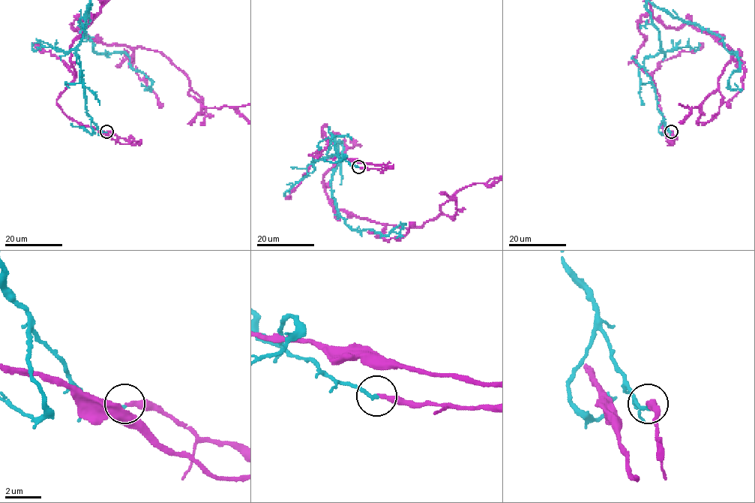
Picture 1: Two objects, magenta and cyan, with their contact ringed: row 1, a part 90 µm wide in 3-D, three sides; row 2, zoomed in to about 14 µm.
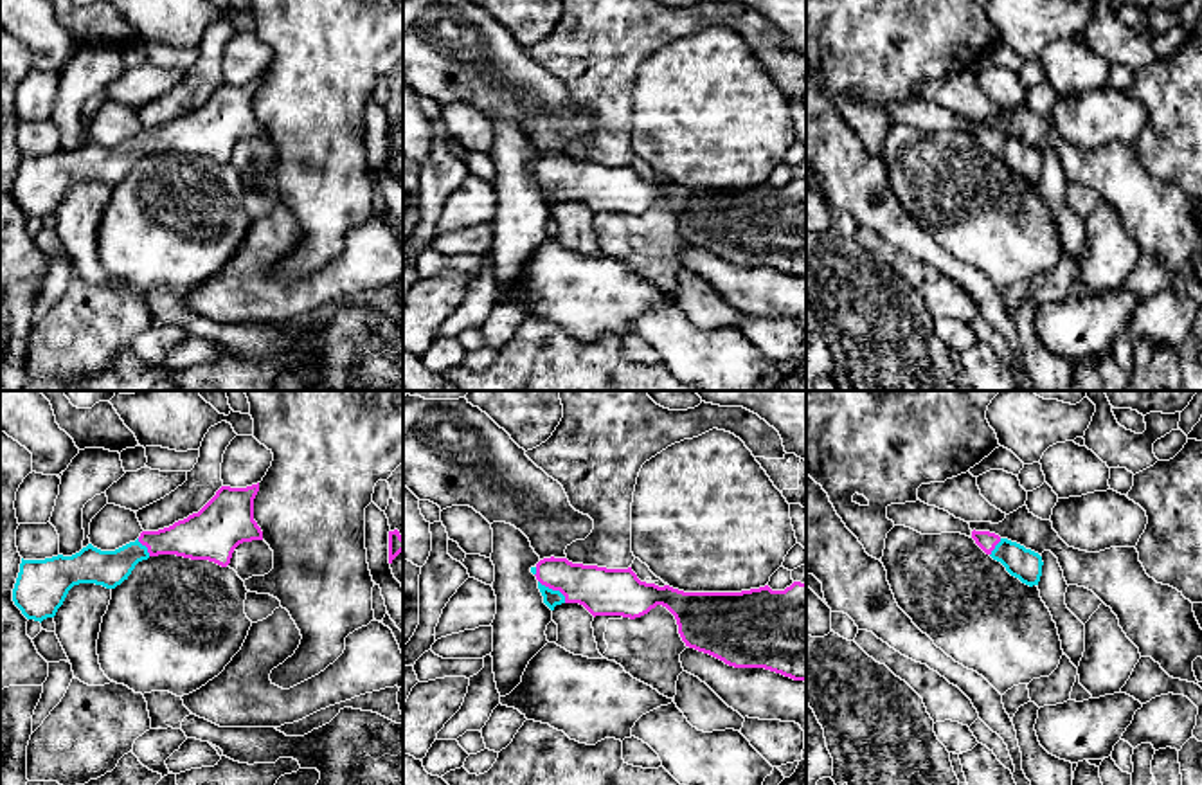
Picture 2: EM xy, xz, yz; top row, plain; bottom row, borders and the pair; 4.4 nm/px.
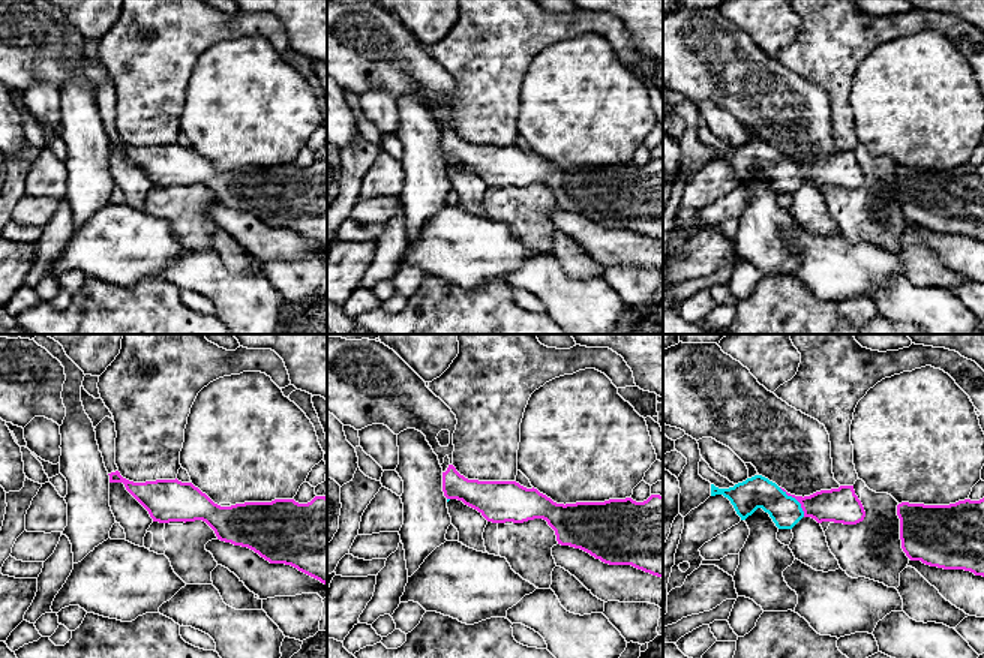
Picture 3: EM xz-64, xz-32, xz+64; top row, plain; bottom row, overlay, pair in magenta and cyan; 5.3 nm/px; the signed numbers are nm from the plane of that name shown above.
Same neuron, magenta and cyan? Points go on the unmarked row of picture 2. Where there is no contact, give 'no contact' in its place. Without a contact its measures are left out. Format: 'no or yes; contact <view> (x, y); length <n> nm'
no; contact xz (555, 186); length 160 nm

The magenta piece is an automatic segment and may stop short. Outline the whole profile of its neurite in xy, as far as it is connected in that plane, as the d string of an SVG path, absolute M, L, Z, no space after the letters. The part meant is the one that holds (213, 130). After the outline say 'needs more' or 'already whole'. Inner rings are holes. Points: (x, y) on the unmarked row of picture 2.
M259 79L247 85L221 83L198 110L158 128L142 128L139 139L149 153L176 151L227 164L239 140L263 137L254 117L257 88Z; already whole

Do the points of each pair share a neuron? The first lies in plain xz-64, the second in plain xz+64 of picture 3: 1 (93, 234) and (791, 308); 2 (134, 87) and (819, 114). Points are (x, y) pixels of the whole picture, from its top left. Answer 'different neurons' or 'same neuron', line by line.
1: different neurons
2: different neurons

